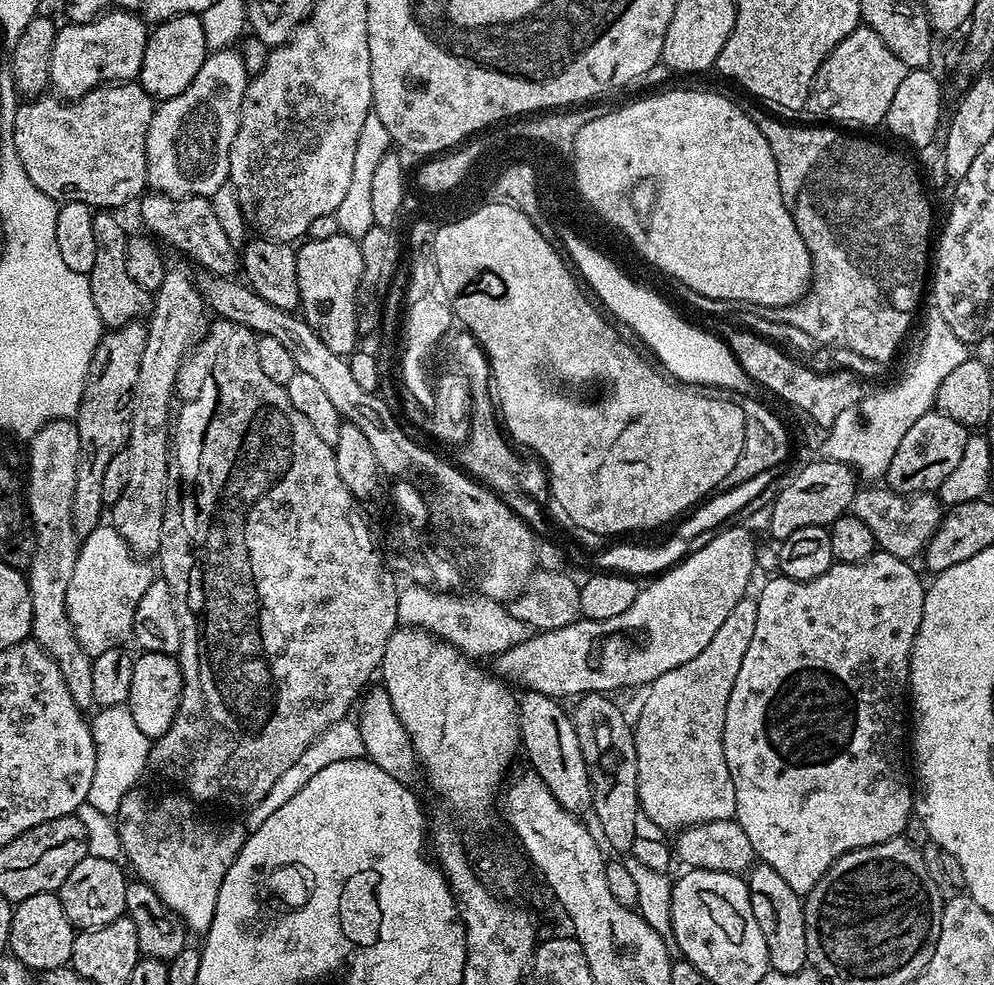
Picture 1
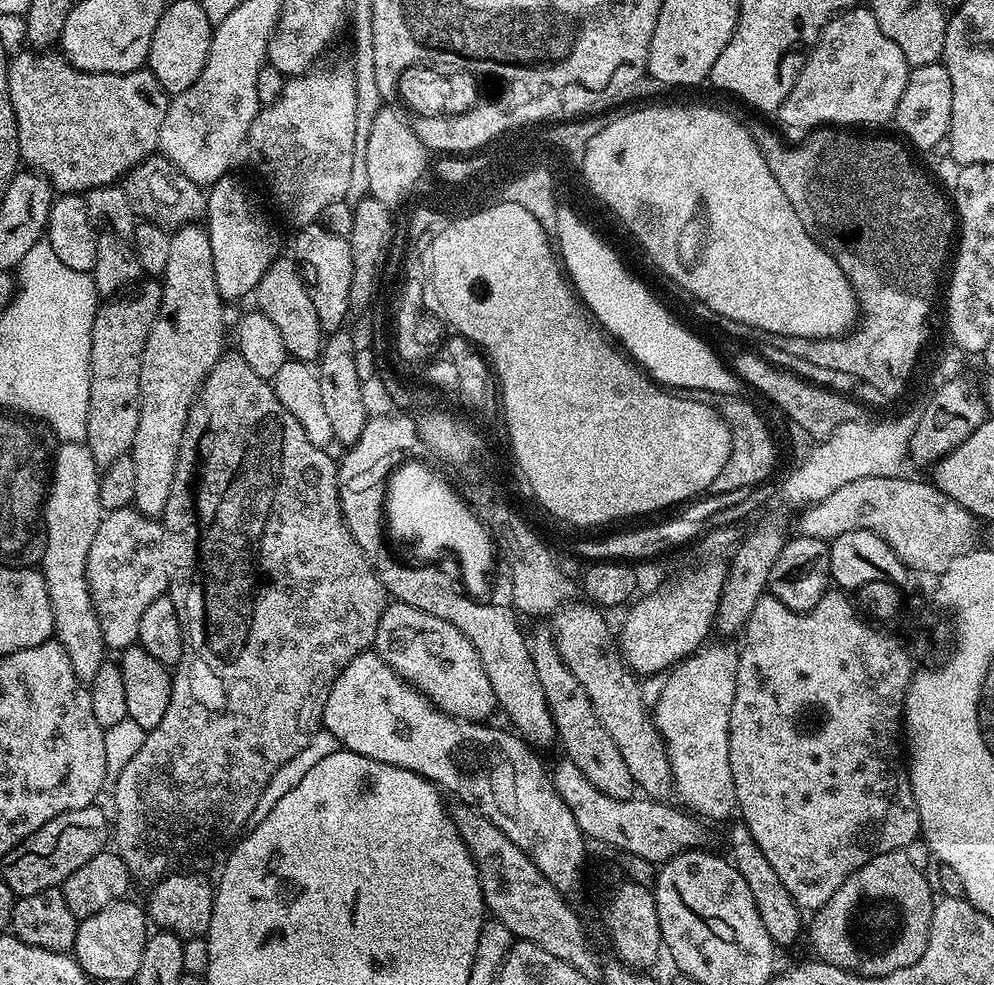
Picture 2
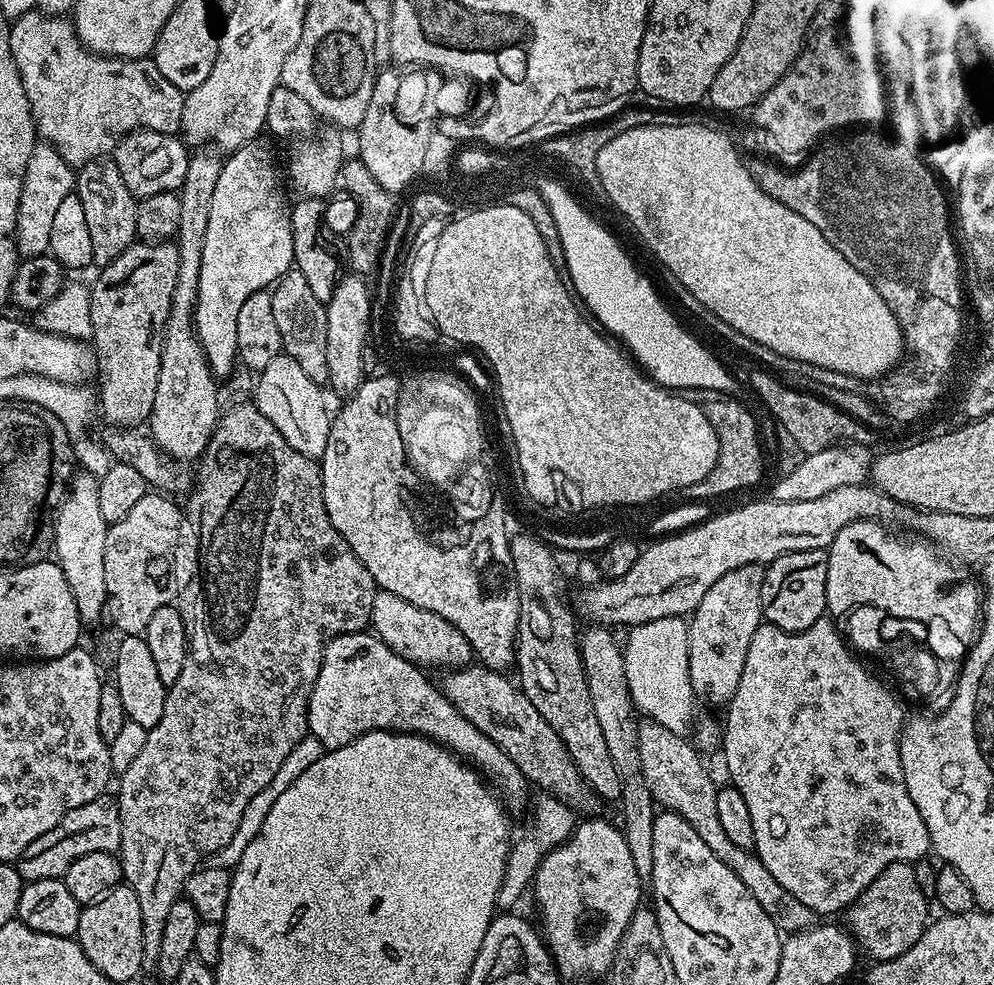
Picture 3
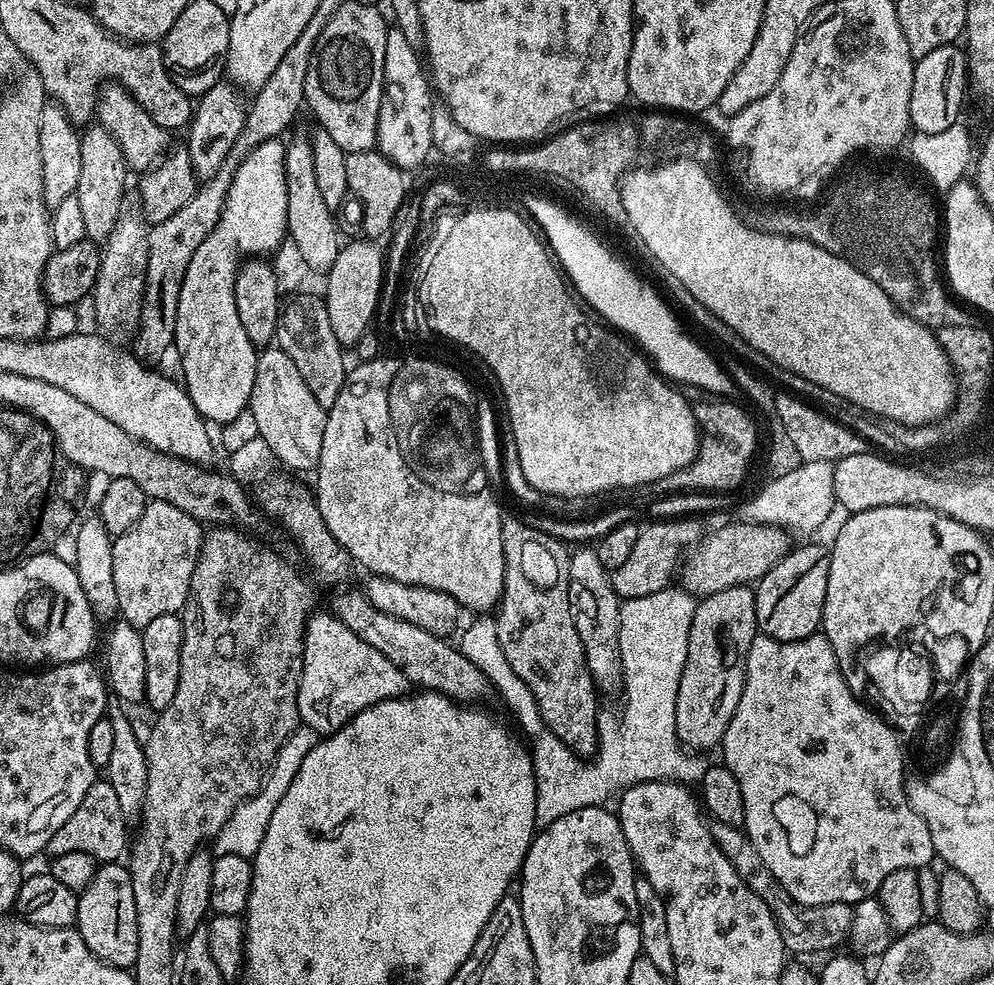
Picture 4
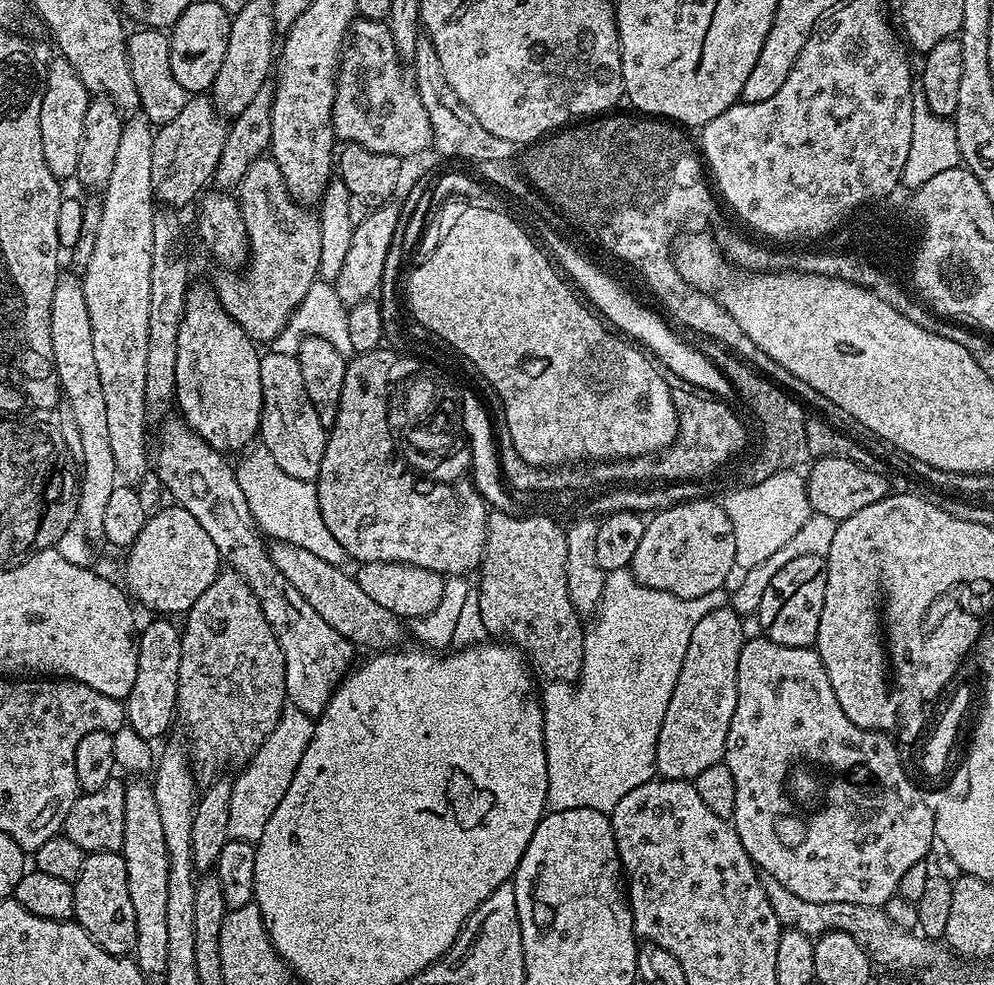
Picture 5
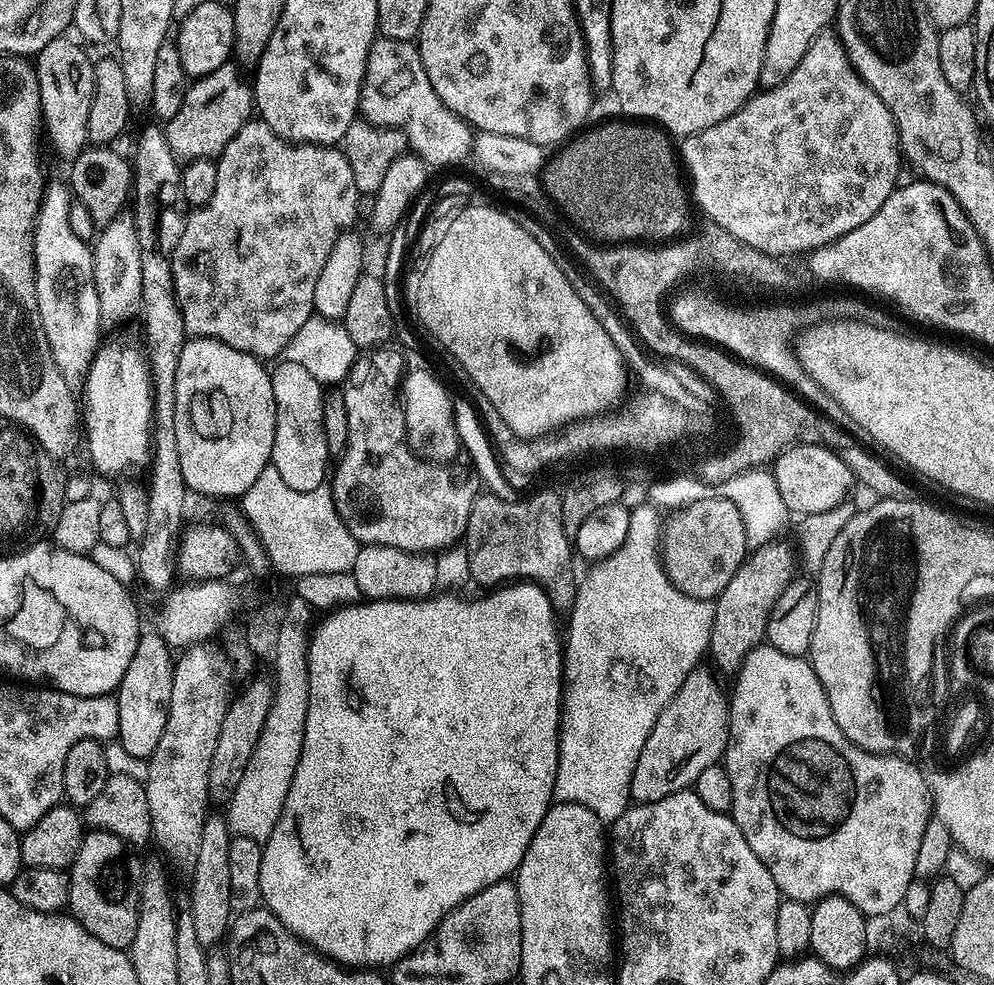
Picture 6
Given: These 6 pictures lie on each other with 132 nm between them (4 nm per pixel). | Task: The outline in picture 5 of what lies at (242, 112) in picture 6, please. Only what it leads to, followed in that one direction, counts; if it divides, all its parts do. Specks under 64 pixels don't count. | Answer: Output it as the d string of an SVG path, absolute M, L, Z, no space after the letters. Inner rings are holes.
M196 94L188 99L173 120L155 129L154 155L150 157L153 197L161 205L177 210L191 205L213 183L227 133L225 117L207 95Z

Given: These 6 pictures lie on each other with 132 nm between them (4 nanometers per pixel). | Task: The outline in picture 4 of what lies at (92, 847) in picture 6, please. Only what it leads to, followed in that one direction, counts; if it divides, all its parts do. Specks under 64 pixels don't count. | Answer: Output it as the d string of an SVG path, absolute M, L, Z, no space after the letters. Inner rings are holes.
M120 862L99 865L86 890L78 896L77 932L99 960L115 968L131 969L138 958L138 910L134 910L132 874Z

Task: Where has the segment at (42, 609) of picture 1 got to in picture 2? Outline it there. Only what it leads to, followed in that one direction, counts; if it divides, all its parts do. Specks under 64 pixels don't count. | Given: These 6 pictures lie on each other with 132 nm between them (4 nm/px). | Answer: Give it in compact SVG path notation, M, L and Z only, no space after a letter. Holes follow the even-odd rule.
M61 443L55 449L50 465L50 476L55 481L52 499L48 505L49 545L47 561L42 566L50 606L54 610L54 638L66 650L70 666L79 680L91 682L94 674L106 662L106 645L98 614L92 605L92 595L86 578L86 558L90 542L98 534L102 509L98 498L101 469L94 462L87 443Z

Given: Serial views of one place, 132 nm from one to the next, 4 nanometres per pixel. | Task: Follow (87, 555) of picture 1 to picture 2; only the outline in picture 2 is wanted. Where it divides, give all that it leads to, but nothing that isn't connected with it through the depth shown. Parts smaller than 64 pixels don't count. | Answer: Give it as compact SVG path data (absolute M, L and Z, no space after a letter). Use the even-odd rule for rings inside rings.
M134 506L131 508L123 508L122 510L114 510L113 512L107 513L107 515L101 519L100 525L98 526L98 534L94 534L94 542L90 542L90 554L86 558L86 578L88 579L88 589L92 595L92 605L98 614L98 626L102 626L102 638L109 649L117 648L117 650L123 650L131 648L137 643L138 622L142 622L142 614L145 612L146 606L150 606L150 602L154 602L154 598L158 598L167 593L168 570L164 526L159 519L142 515Z

